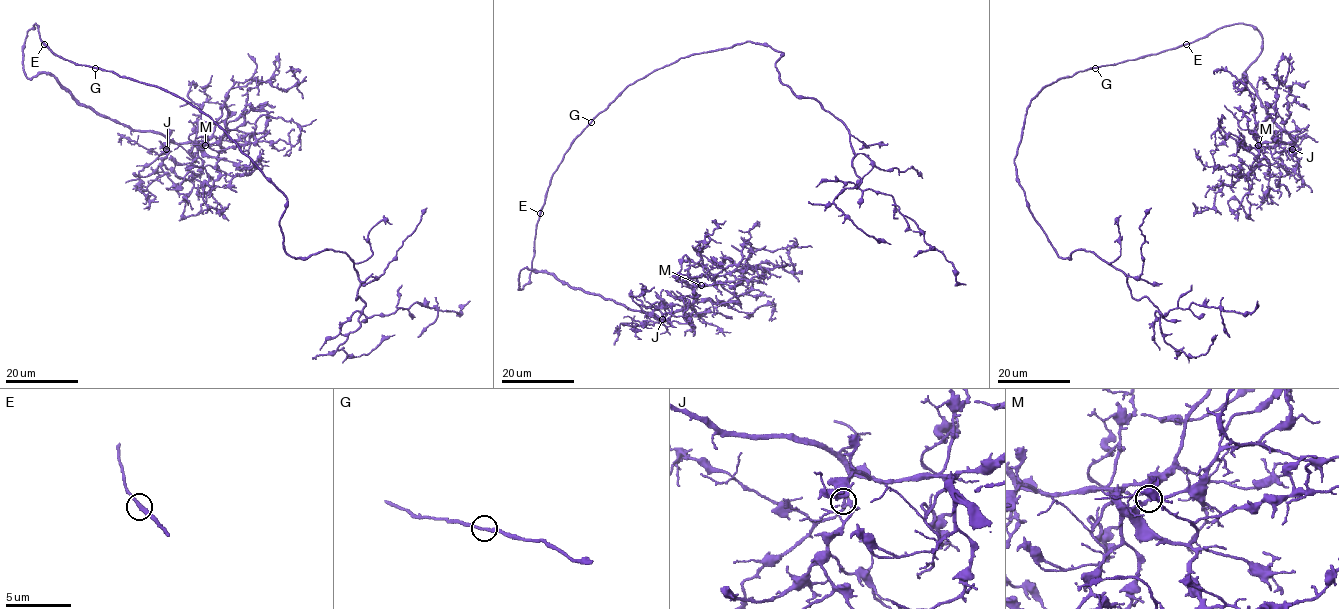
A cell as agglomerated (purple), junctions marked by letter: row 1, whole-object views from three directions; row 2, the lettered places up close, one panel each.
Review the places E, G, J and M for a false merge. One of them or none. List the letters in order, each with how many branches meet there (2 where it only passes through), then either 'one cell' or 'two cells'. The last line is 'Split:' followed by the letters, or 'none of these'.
E: branches 2; one cell
G: branches 2; one cell
J: branches 3; one cell
M: branches 2; one cell
Split: none of these

